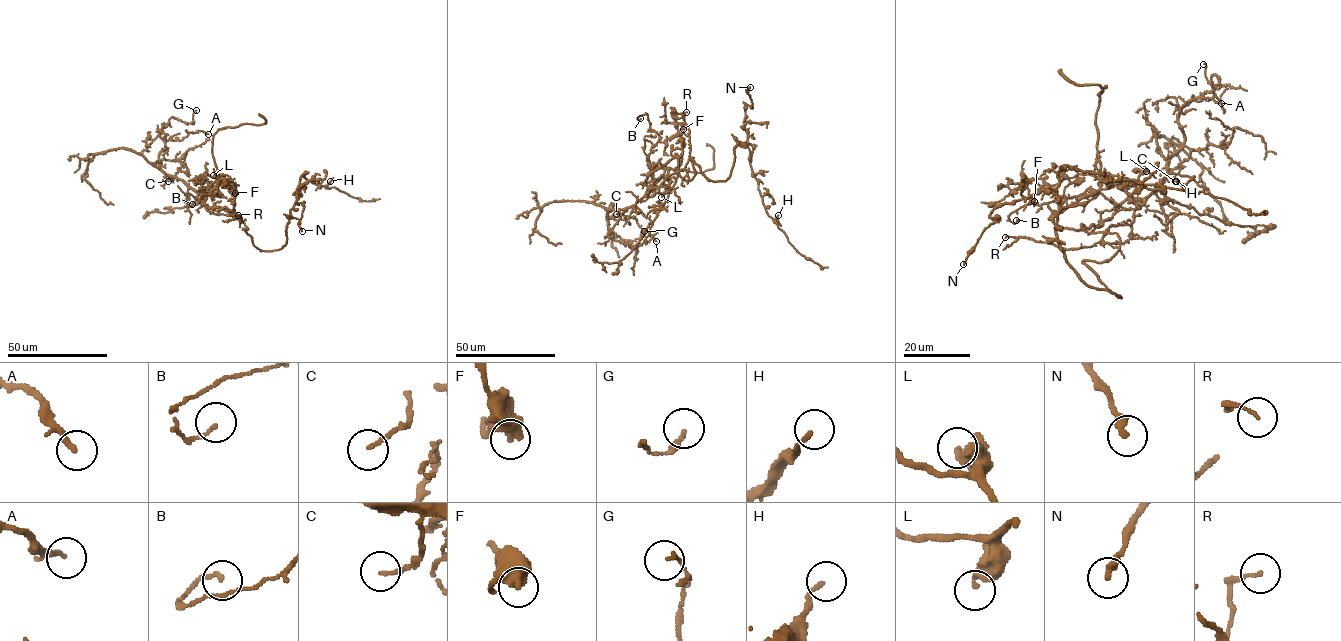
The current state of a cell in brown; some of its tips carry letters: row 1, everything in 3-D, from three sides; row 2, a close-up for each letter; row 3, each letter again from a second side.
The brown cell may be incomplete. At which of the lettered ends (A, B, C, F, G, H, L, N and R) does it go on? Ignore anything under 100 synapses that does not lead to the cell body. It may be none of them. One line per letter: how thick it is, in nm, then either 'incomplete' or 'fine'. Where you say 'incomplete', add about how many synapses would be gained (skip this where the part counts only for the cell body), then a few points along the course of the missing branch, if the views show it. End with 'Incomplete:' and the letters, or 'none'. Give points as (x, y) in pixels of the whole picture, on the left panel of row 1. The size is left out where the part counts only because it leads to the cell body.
A: calibre 140 nm; fine
B: calibre 140 nm; fine
C: calibre 140 nm; fine
F: calibre 360 nm; fine
G: calibre 140 nm; fine
H: calibre 160 nm; fine
L: calibre 240 nm; fine
N: calibre 280 nm; fine
R: calibre 120 nm; fine
Incomplete: none

